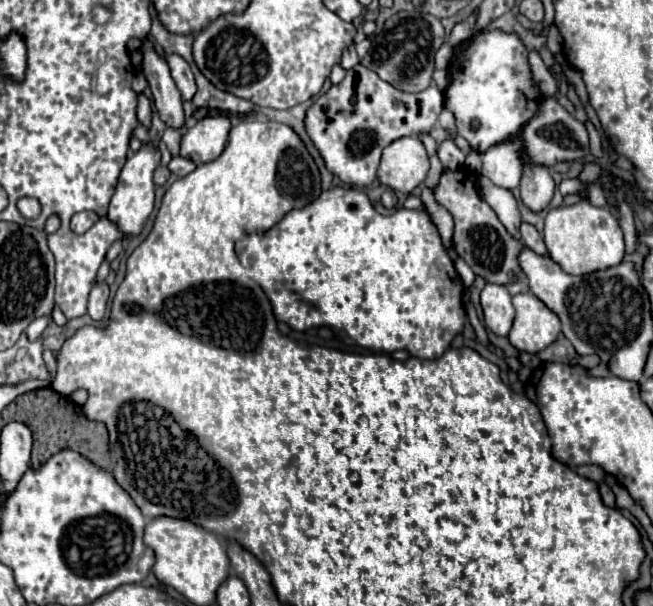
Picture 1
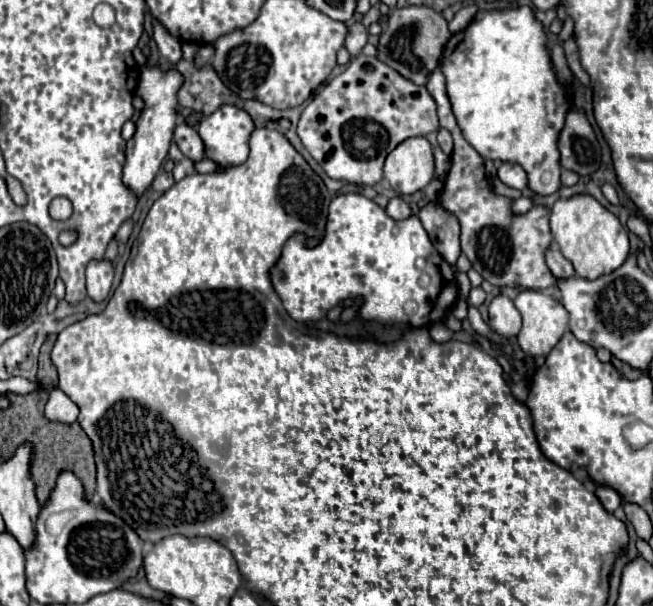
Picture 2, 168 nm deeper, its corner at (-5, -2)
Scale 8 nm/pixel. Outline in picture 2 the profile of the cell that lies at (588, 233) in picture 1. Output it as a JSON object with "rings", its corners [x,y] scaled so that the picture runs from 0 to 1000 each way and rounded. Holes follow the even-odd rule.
{"rings":[[[877,322],[871,328],[853,328],[844,345],[844,384],[862,424],[877,434],[881,450],[893,460],[914,460],[926,450],[942,447],[957,434],[963,421],[960,378],[933,345],[926,345],[905,322]]]}

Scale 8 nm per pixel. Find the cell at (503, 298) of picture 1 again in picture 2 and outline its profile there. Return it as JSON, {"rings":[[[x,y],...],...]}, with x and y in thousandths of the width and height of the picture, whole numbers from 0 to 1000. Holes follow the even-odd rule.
{"rings":[[[761,487],[752,497],[752,503],[749,503],[749,540],[773,559],[783,559],[795,550],[798,520],[776,487]]]}

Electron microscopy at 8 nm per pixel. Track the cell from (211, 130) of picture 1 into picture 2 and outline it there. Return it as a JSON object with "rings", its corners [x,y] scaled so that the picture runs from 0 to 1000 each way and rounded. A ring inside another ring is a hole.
{"rings":[[[338,173],[305,203],[302,219],[314,236],[314,259],[342,276],[354,276],[369,272],[381,259],[381,223],[387,213],[391,203],[378,183]]]}

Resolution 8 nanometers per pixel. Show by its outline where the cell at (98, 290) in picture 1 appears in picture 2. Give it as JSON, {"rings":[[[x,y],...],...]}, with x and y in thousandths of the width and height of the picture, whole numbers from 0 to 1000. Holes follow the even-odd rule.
{"rings":[[[139,427],[133,437],[133,487],[155,500],[164,493],[173,467],[173,434],[164,427]]]}

